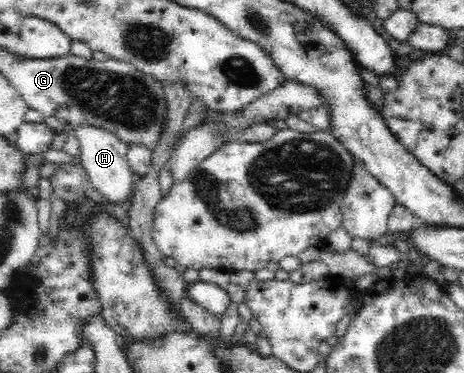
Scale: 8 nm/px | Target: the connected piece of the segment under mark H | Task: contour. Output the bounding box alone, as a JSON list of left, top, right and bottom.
[75,126,137,206]

